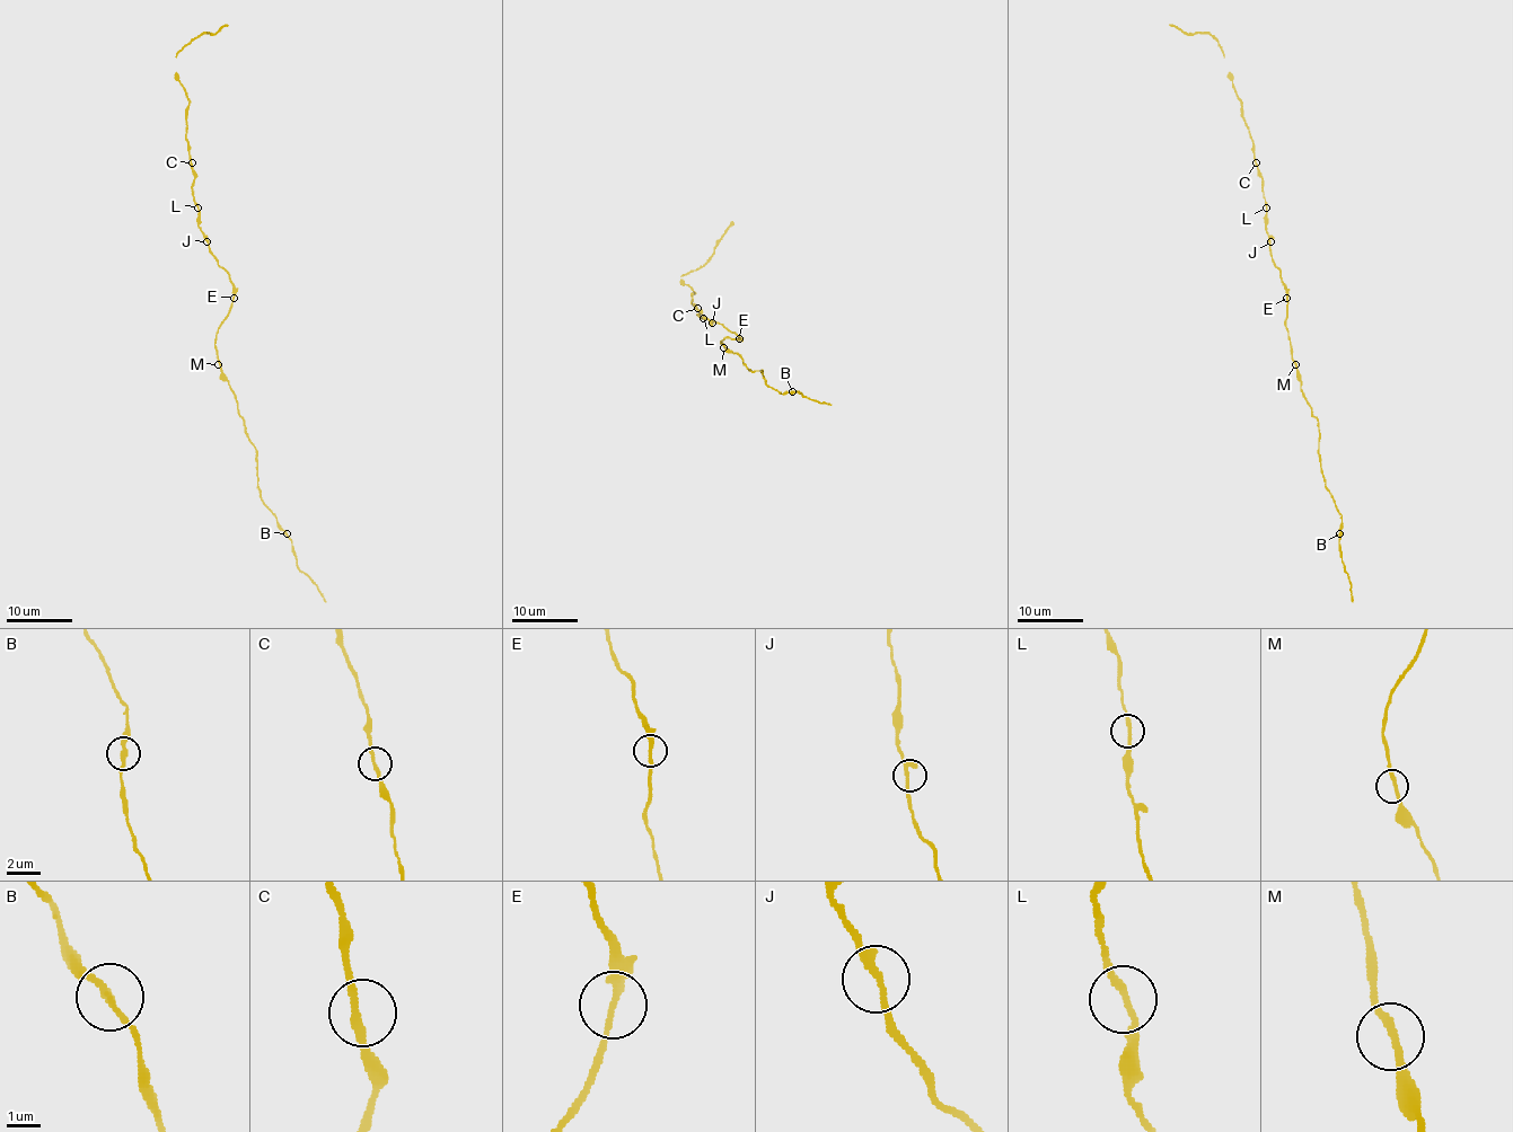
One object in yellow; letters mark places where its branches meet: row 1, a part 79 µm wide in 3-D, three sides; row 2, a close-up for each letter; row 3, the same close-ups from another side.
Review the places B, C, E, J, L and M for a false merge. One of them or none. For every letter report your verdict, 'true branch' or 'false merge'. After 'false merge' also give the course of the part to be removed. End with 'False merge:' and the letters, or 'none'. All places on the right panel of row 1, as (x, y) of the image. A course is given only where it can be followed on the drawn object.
B: true branch
C: true branch
E: true branch
J: true branch
L: true branch
M: true branch
False merge: none

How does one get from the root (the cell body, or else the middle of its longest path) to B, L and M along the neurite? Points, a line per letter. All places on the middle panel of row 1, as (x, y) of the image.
B: (739, 338), (726, 337), (721, 342), (736, 352), (751, 372), (762, 370), (768, 387), (780, 394), (791, 391)
L: (739, 338), (722, 324), (703, 318)
M: (739, 338), (726, 337), (721, 342), (723, 347)

